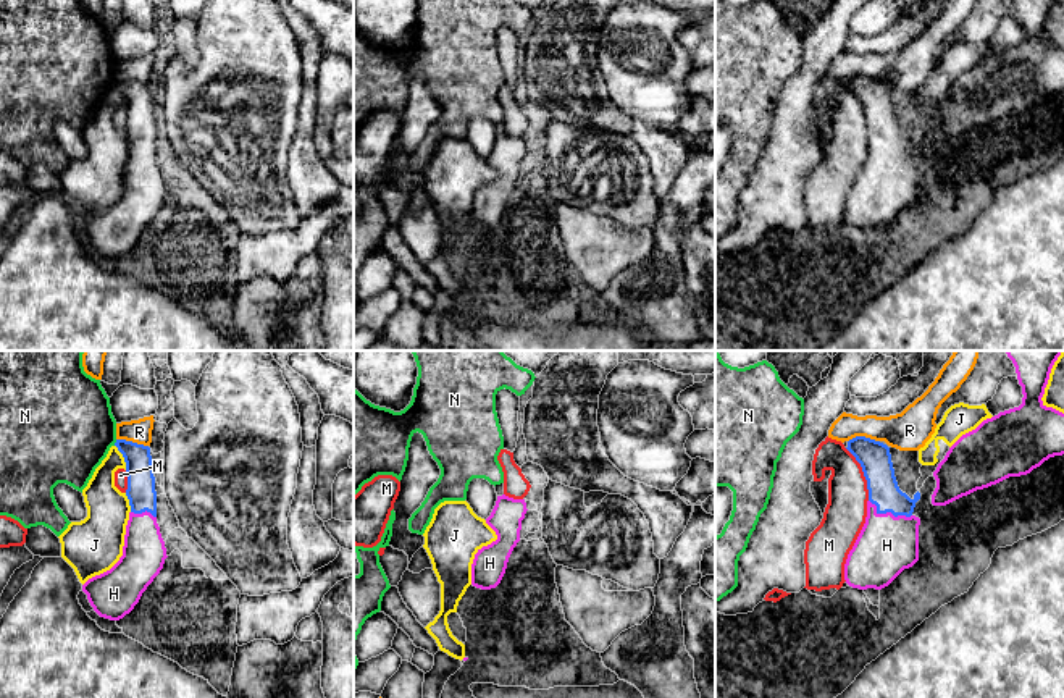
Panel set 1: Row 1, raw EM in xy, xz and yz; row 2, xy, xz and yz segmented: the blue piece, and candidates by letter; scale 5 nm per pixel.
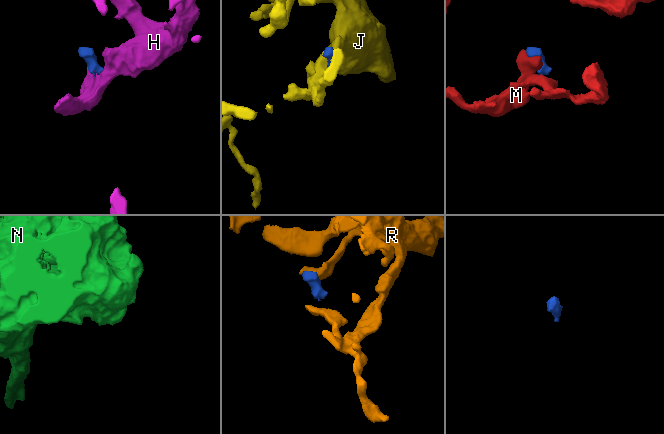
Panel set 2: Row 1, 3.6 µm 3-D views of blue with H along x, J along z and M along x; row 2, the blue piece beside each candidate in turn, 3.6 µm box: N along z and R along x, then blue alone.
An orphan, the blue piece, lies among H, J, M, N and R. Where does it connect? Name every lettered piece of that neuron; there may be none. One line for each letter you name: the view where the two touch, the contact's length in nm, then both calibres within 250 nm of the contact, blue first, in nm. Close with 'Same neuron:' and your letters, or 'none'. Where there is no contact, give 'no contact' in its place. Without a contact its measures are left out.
H: contact in yz; length 240 nm; calibres 160 and 300 nm
Same neuron: H

